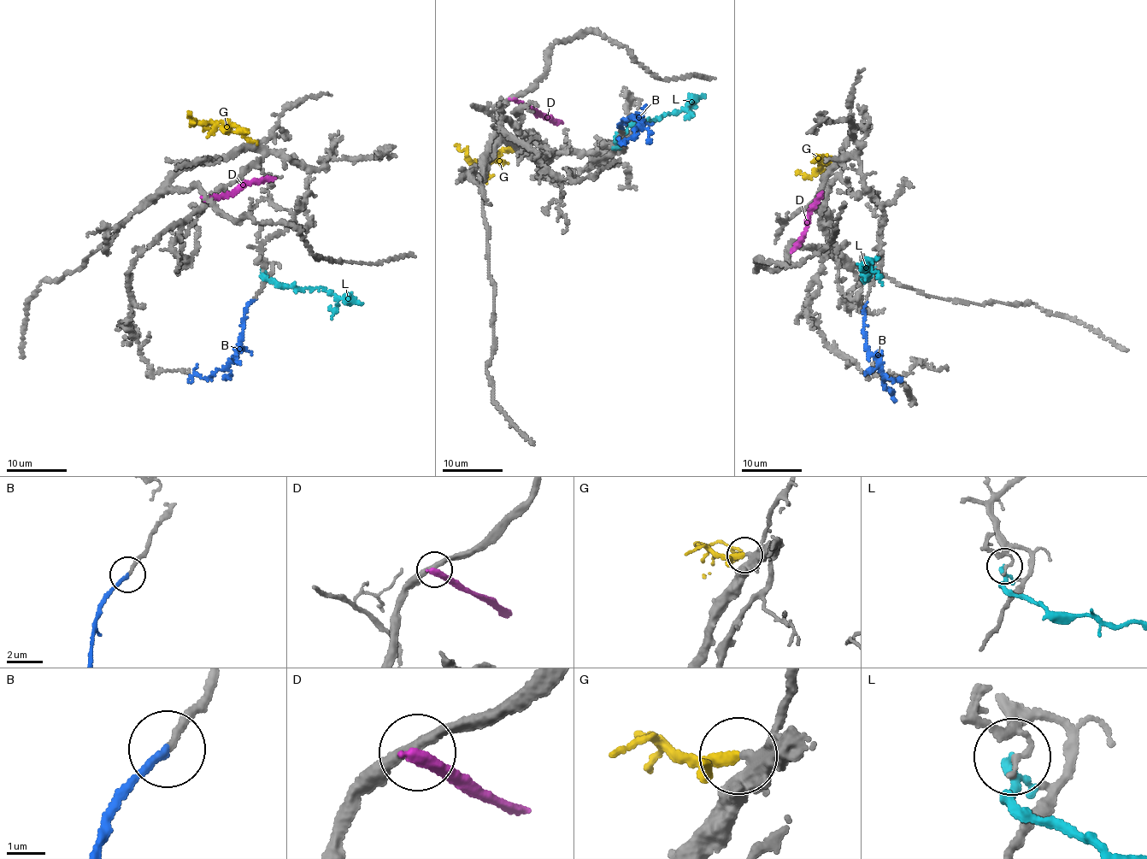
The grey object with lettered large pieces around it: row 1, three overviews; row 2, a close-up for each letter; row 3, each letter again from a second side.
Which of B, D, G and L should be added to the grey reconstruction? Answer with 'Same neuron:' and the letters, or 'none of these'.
Same neuron: B, G

